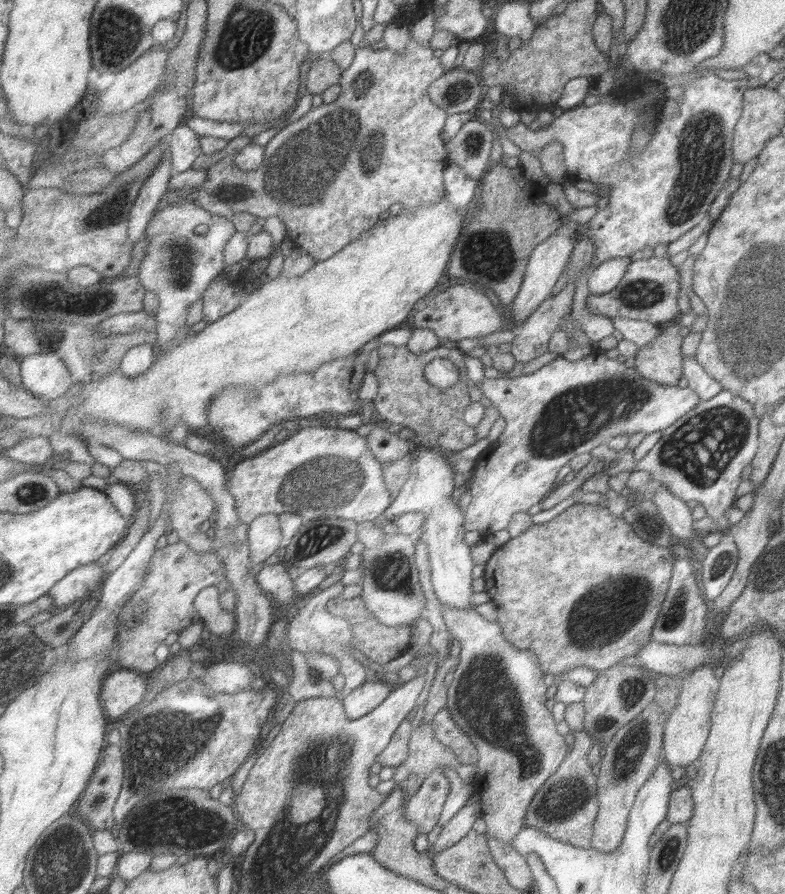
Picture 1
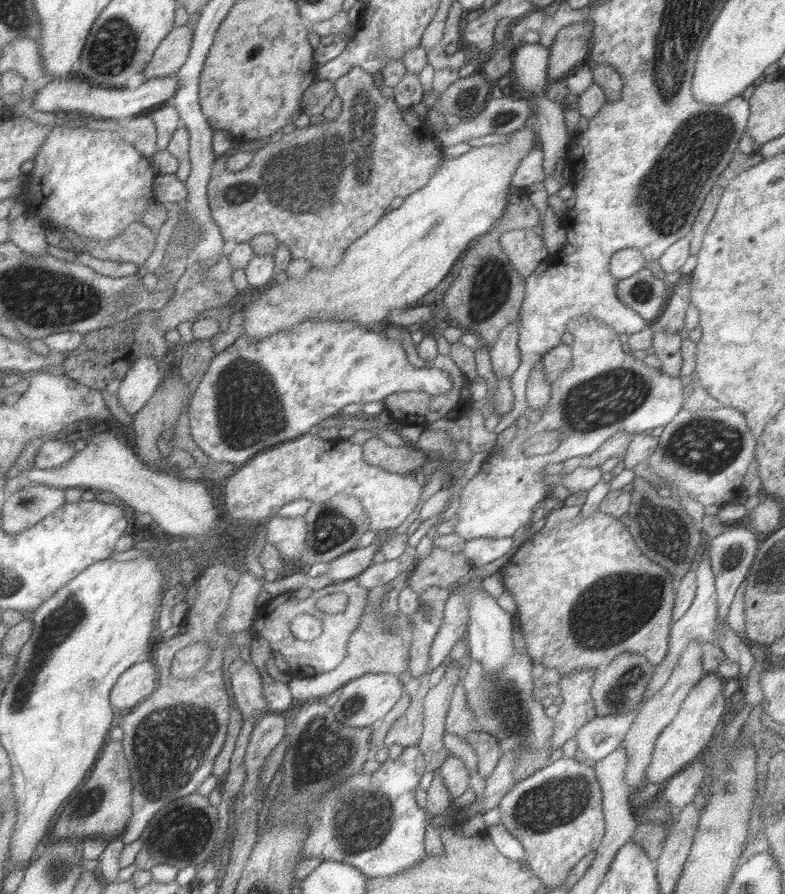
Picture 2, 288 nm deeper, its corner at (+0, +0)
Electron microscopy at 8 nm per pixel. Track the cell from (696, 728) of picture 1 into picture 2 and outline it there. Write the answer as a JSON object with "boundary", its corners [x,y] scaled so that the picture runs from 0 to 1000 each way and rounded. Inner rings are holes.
{"boundary":[[[903,752],[878,774],[878,779],[868,787],[860,805],[837,826],[834,848],[832,848],[829,859],[824,859],[824,872],[829,877],[834,877],[834,879],[839,879],[839,875],[850,877],[850,870],[857,870],[857,866],[862,868],[865,861],[870,864],[873,857],[880,857],[880,852],[888,848],[890,839],[896,839],[896,834],[906,828],[908,814],[913,812],[913,808],[918,808],[918,803],[926,799],[926,794],[931,794],[929,783],[924,783],[924,779],[921,779],[921,767],[924,767],[924,761],[913,752]]]}

